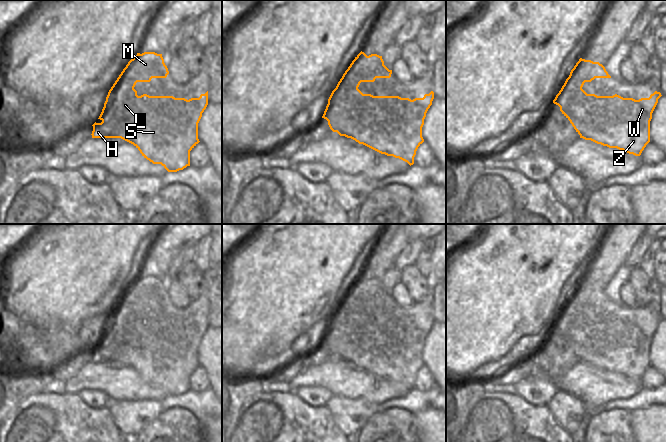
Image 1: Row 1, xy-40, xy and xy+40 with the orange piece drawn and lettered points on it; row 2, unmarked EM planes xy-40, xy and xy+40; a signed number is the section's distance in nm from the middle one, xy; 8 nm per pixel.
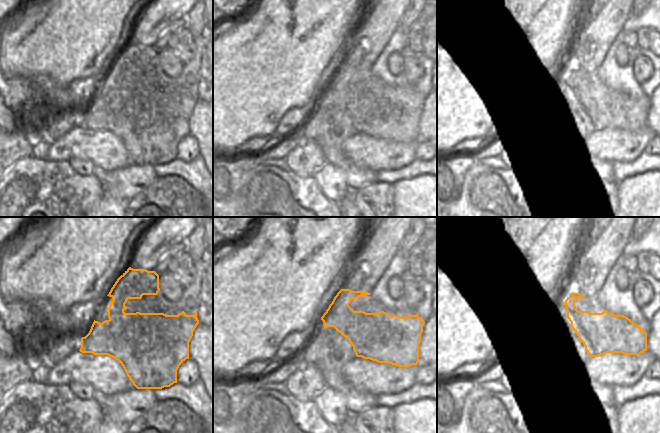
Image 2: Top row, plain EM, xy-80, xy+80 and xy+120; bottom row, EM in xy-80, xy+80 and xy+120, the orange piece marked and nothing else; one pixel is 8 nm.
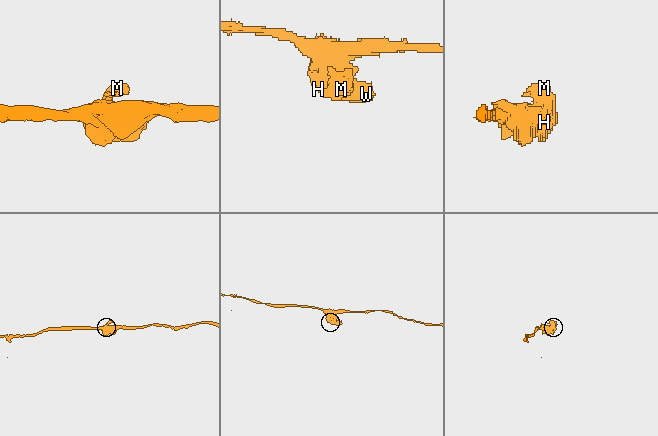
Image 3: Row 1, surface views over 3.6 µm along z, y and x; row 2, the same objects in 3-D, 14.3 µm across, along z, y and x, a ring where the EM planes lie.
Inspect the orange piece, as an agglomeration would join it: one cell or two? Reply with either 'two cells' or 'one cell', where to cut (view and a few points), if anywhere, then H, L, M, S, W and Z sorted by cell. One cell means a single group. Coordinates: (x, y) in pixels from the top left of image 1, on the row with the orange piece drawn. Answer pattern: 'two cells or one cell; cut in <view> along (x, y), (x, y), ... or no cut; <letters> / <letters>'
two cells; cut in xy+40 along (562, 87), (570, 92), (571, 97), (577, 92), (584, 92); H L S W Z / M

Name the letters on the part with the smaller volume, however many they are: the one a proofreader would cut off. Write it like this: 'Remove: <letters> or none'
Remove: M

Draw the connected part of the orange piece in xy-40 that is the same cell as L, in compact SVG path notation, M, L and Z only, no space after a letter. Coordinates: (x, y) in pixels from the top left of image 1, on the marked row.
M110 89L104 103L104 107L98 119L101 123L94 123L92 138L121 138L131 144L133 144L142 154L144 158L152 162L153 164L161 164L168 172L177 172L183 170L187 166L190 166L190 151L200 142L198 139L198 123L202 117L202 113L208 105L208 91L205 94L201 94L199 98L191 98L189 100L185 98L175 98L173 96L149 96L143 94L137 95L137 92L123 92L121 90Z

